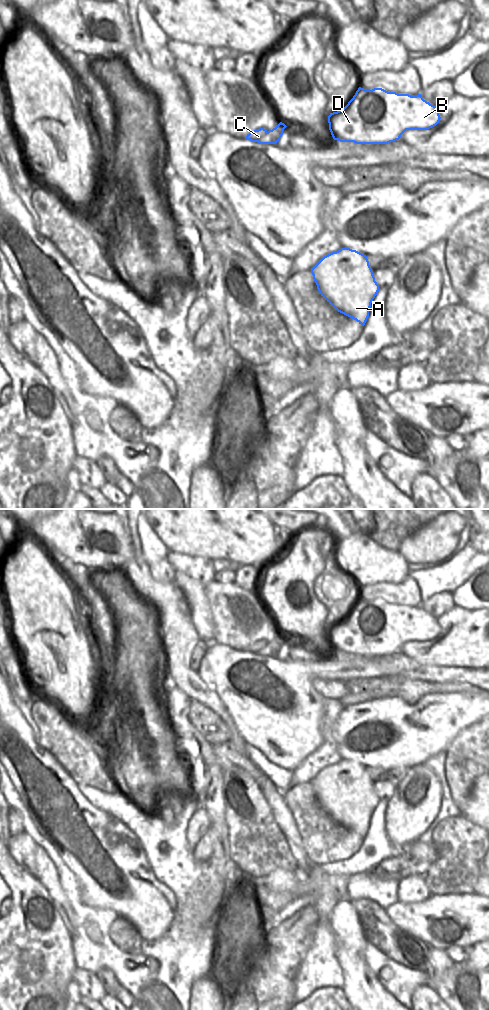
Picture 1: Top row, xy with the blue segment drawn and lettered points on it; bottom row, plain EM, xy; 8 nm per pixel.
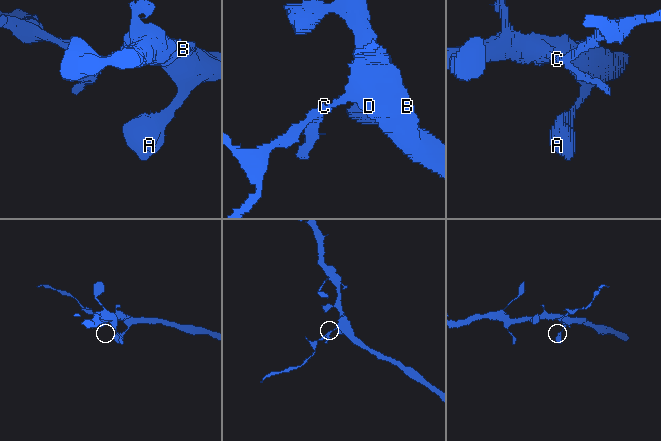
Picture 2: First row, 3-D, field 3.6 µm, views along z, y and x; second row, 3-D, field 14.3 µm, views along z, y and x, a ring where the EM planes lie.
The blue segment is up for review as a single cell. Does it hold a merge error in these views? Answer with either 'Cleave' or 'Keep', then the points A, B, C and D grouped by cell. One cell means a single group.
Cleave. Groups: A B D / C

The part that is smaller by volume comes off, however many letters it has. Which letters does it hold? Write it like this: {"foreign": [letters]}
{"foreign": ["C"]}

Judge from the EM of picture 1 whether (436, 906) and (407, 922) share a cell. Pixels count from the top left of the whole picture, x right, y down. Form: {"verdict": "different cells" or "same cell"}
{"verdict": "same cell"}

